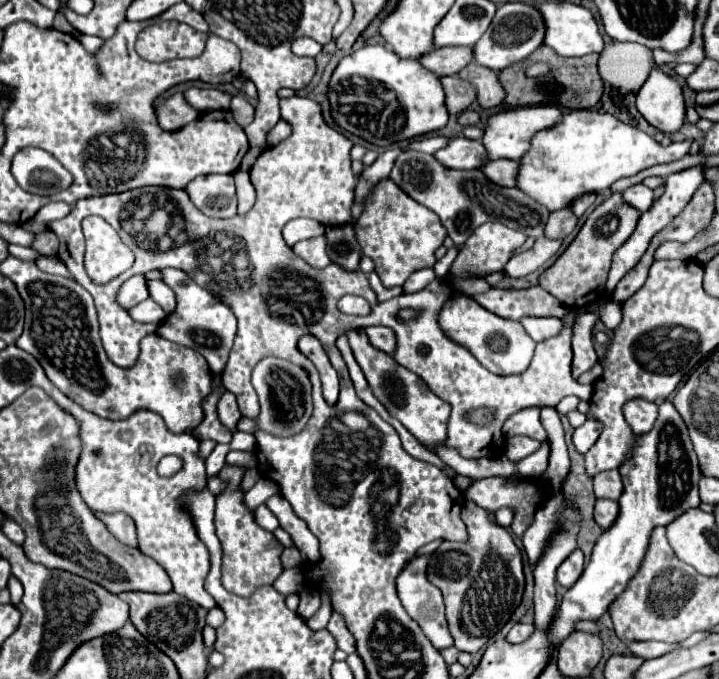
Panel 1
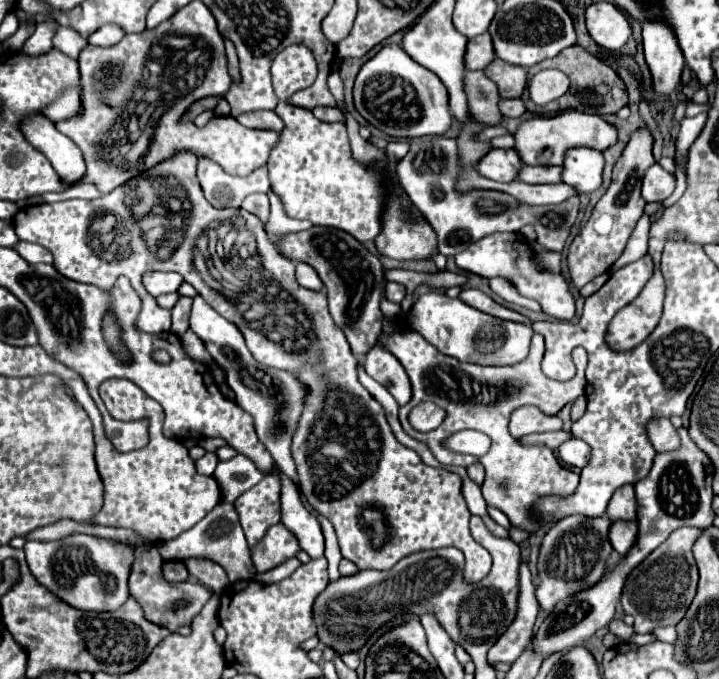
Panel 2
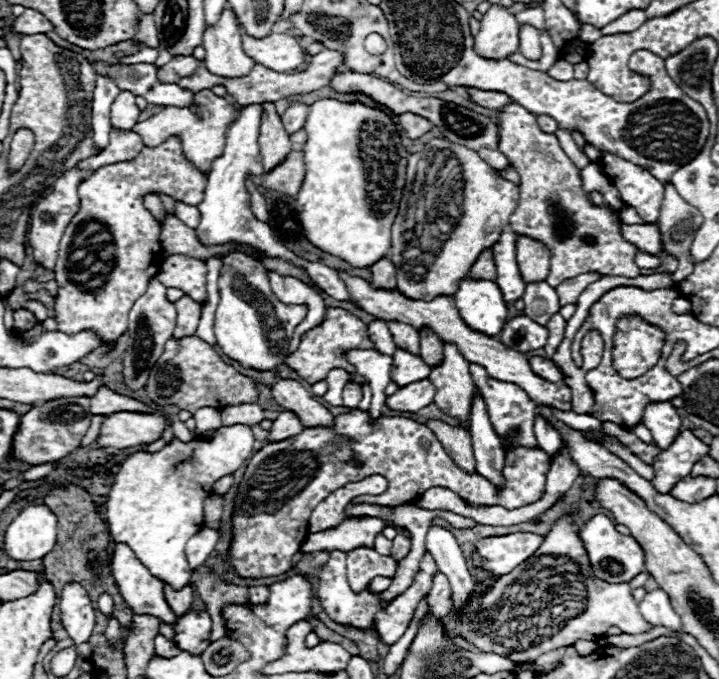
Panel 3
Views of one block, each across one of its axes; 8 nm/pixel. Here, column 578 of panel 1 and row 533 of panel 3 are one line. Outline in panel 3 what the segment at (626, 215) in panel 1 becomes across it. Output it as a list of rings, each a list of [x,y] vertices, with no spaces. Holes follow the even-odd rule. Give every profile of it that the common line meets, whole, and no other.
[[[360,410],[336,416],[336,430],[306,428],[284,442],[266,444],[256,454],[262,454],[264,458],[260,462],[254,460],[254,456],[248,460],[246,472],[238,484],[238,494],[234,498],[236,512],[232,512],[232,544],[228,550],[228,562],[240,578],[268,578],[284,574],[290,568],[292,556],[300,550],[308,534],[306,528],[312,510],[322,500],[326,500],[330,492],[342,488],[348,482],[358,482],[372,474],[384,476],[388,480],[386,492],[378,496],[366,496],[370,504],[380,506],[400,506],[414,502],[428,488],[444,486],[470,504],[496,504],[514,510],[528,506],[544,496],[546,474],[550,468],[550,458],[544,450],[508,450],[502,470],[506,486],[500,490],[500,494],[496,494],[496,488],[484,476],[464,474],[444,452],[434,432],[424,424],[418,424],[410,418],[390,416],[372,420],[368,412]],[[346,456],[356,456],[364,462],[364,466],[356,468],[346,464]],[[266,466],[276,472],[272,474],[266,470]]]

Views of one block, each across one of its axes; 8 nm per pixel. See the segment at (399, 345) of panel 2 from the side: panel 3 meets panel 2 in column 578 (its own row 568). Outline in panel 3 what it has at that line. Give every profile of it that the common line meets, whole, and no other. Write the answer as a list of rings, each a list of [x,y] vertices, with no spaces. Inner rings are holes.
[[[356,548],[348,552],[348,582],[354,592],[364,590],[372,578],[396,574],[396,560],[392,556],[380,556],[374,548]]]

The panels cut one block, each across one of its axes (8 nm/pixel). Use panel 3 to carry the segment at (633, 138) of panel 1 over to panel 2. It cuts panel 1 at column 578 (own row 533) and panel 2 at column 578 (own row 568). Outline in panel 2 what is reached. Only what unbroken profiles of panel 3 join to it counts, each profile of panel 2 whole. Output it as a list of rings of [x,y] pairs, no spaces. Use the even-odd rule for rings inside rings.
[[[576,148],[566,154],[562,182],[570,184],[580,192],[594,192],[602,184],[604,156],[598,150]]]

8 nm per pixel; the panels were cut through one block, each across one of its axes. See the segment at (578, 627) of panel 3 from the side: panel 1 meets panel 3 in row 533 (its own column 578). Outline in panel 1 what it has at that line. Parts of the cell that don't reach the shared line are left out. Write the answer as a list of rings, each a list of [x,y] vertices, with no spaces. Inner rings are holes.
[[[574,550],[560,566],[558,566],[558,572],[556,572],[556,580],[560,586],[564,588],[570,588],[582,574],[584,570],[584,556],[580,550]]]

